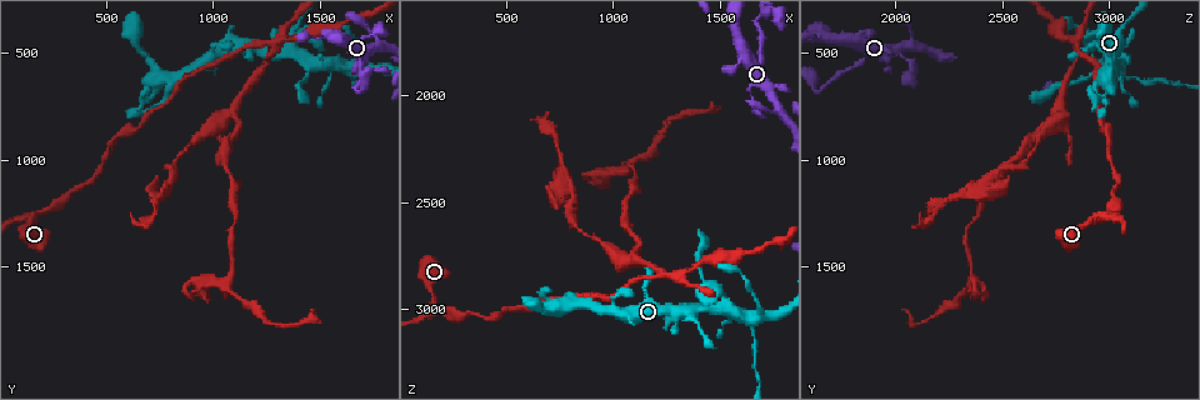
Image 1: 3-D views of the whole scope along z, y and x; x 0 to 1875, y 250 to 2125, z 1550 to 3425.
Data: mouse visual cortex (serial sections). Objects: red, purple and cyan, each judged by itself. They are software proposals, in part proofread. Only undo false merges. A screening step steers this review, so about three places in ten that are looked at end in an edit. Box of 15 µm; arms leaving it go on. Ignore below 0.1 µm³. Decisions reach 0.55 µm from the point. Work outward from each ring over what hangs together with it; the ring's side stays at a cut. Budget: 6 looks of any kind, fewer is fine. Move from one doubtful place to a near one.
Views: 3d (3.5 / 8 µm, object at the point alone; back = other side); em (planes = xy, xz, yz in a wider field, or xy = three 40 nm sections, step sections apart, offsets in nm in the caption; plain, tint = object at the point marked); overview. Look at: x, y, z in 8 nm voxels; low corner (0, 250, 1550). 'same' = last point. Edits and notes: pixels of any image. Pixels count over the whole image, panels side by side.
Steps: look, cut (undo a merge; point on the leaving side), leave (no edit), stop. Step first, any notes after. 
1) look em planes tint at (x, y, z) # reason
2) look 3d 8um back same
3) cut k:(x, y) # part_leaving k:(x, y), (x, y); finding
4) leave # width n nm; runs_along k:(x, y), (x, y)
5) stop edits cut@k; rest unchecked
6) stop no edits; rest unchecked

look em xy step 1 tint at (160, 1250, 2980) # sudden change in width

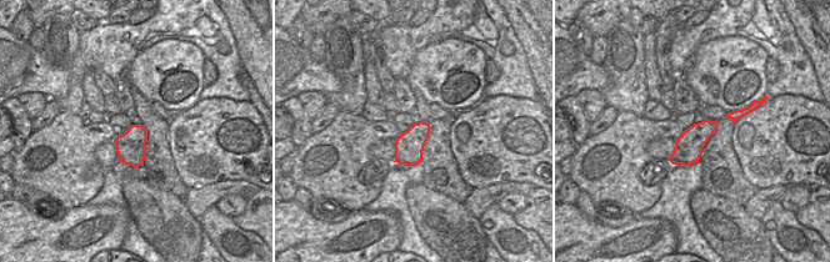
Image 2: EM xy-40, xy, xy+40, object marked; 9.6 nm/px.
look 3d 3.5um same

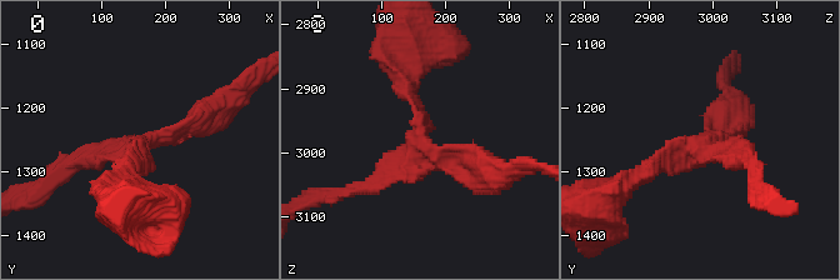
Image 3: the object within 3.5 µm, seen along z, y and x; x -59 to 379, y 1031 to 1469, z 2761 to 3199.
leave # arms 3; arm_widths 200, 200, 200 nm; runs_along 3:(411, 78), (419, 141), (484, 170); one cell here

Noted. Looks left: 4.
look 3d 3.5um at (1290, 460, 2840) # narrows sharply

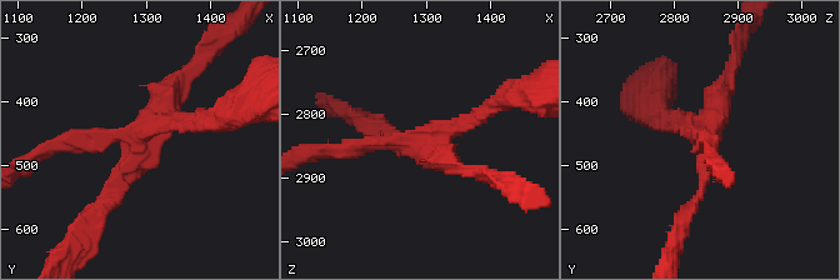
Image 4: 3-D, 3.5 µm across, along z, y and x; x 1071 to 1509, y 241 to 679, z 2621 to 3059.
look em xy step 5 tint at (1285, 460, 2845) # need the tissue

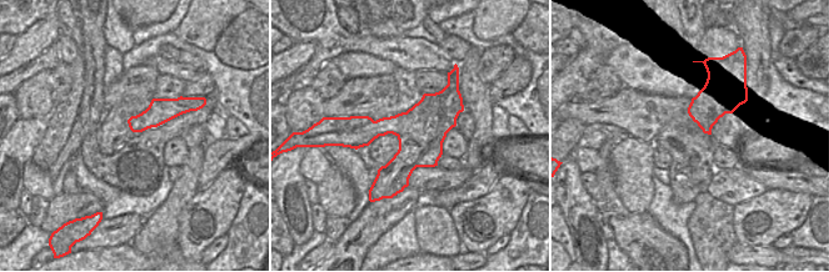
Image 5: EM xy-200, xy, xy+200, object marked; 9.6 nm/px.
cut 4:(446, 165) # arm_widths 150, 150, 200, 300 nm; part_leaving 4:(138, 145), (110, 203), (73, 238); two cells meet here

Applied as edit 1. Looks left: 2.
look em xy step 1 tint at (1670, 620, 3160) # a narrow waist

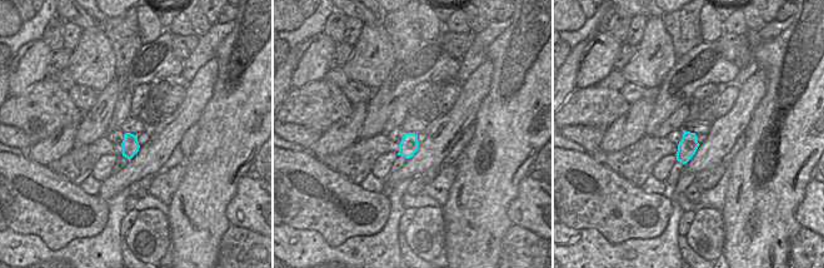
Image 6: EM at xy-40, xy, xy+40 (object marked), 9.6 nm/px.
look 3d 3.5um same

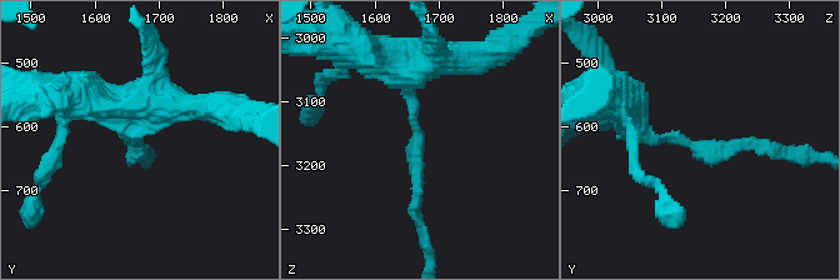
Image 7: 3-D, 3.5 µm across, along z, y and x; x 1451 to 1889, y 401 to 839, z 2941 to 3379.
leave # arm_widths 200, 200 nm; one cell here

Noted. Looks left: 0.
stop edits cut@4; rest unchecked

